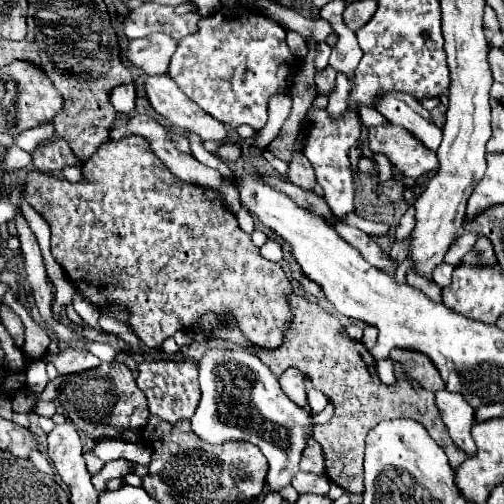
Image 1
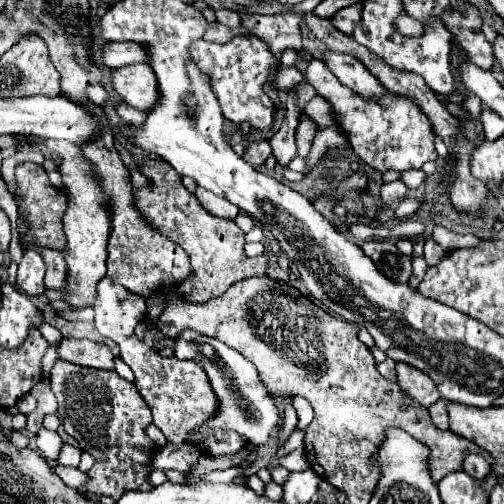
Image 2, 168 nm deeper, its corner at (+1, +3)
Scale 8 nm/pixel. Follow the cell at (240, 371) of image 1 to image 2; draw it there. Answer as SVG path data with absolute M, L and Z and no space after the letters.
M182 330L178 334L178 338L174 340L174 356L182 358L182 360L200 360L202 368L206 370L210 384L220 400L220 408L218 414L206 422L206 426L200 428L200 436L208 436L208 430L236 430L238 434L246 436L248 442L252 444L266 444L270 436L274 436L280 428L280 412L276 410L272 398L268 396L264 384L258 378L258 372L254 368L252 362L248 362L242 354L238 354L236 350L232 350L230 346L226 346L224 342L204 336L200 332L194 330Z

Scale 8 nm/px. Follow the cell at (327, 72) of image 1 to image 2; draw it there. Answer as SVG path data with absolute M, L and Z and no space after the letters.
M322 96L312 98L312 100L306 104L304 114L316 124L316 130L324 130L324 128L330 128L330 126L334 124L330 104L328 104Z

